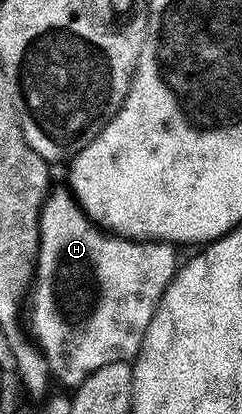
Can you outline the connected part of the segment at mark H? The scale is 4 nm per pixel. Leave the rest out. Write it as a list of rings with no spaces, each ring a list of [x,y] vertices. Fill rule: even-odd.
[[[59,189],[53,190],[44,203],[44,212],[40,218],[40,260],[36,266],[36,281],[34,284],[34,294],[30,299],[30,315],[32,311],[32,327],[36,330],[34,334],[35,342],[41,351],[44,352],[48,362],[48,370],[51,378],[60,383],[65,383],[69,389],[81,387],[87,379],[98,369],[103,369],[105,365],[114,365],[115,363],[127,363],[135,360],[139,355],[146,333],[156,316],[156,310],[160,308],[160,302],[164,300],[164,295],[168,292],[168,287],[176,278],[178,262],[176,263],[175,246],[166,243],[137,243],[131,239],[121,239],[99,227],[97,227],[81,210],[80,204],[76,202],[76,196],[71,190]]]

